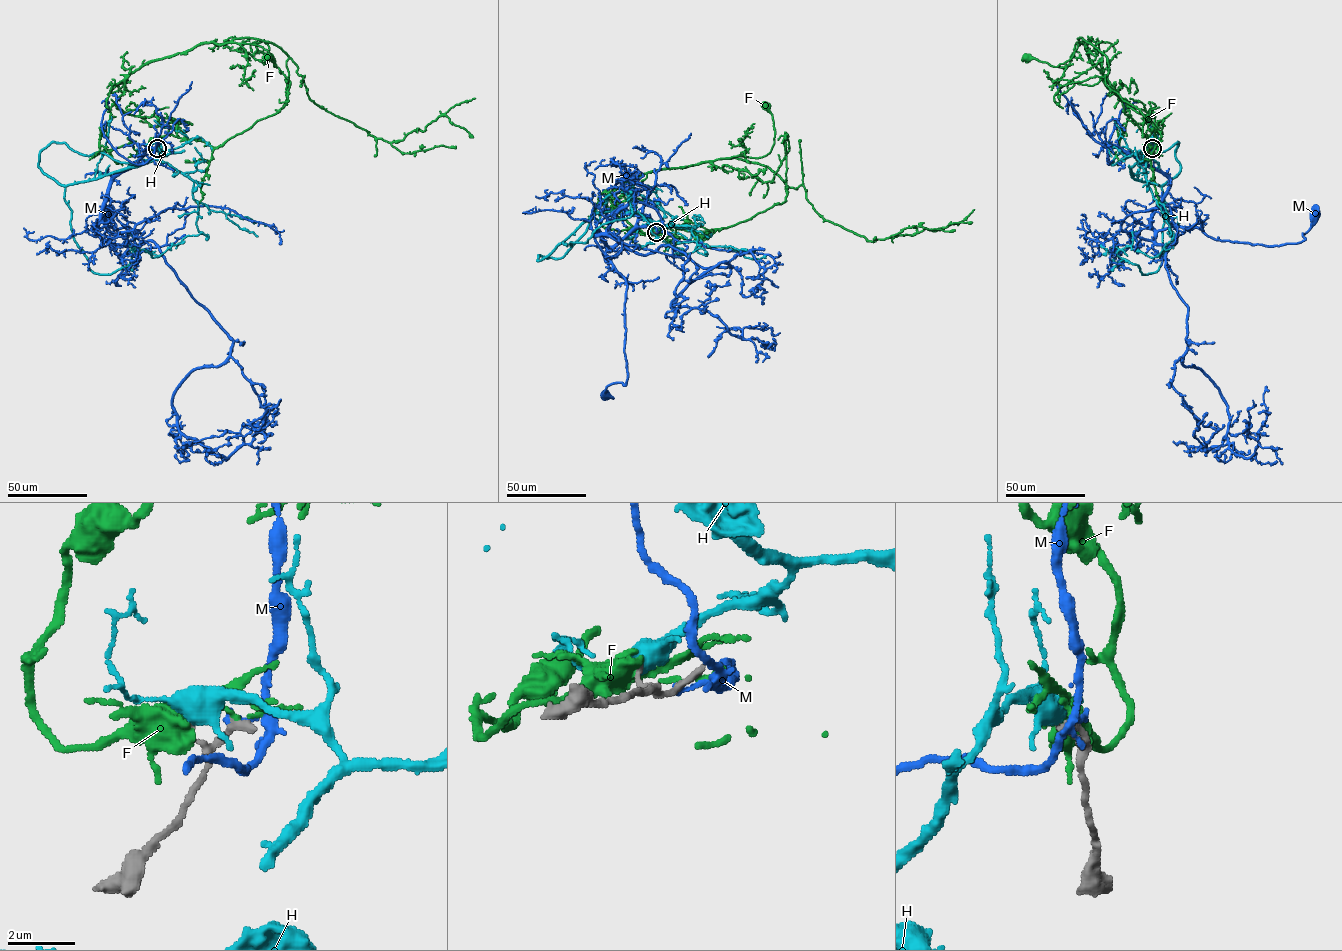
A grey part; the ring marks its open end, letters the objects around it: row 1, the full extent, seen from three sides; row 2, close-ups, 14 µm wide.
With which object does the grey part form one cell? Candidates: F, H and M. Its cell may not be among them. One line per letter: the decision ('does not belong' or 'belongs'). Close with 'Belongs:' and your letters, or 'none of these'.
F: does not belong
H: does not belong
M: does not belong
Belongs: none of these

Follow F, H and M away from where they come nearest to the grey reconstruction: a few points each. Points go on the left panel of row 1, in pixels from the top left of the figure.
F: (157, 148), (168, 135), (221, 146), (276, 113), (288, 56), (231, 41), (268, 58)
H: (155, 149), (152, 160), (65, 187), (73, 238), (100, 274), (133, 264), (136, 246), (154, 257), (184, 241)
M: (157, 148), (112, 181), (95, 228), (124, 227), (126, 246), (128, 243), (121, 234), (107, 231), (106, 215)

